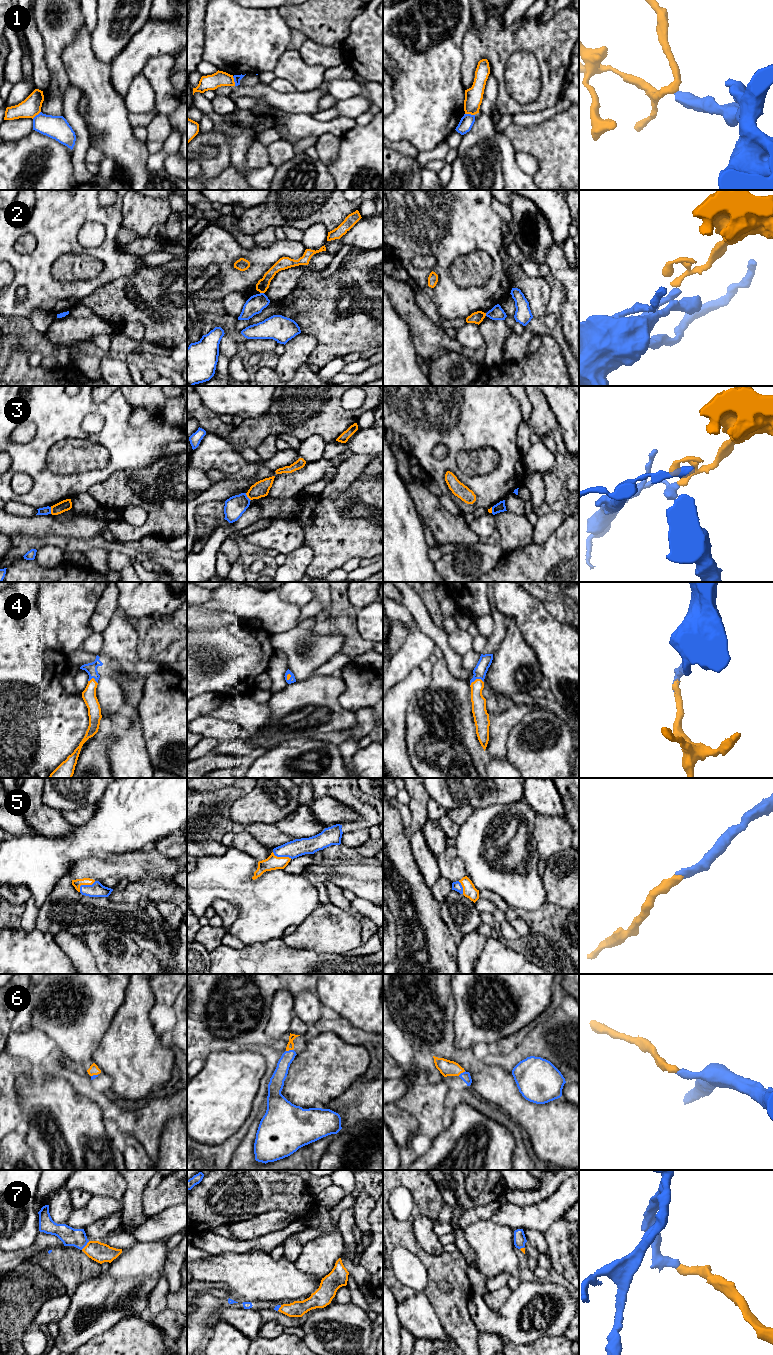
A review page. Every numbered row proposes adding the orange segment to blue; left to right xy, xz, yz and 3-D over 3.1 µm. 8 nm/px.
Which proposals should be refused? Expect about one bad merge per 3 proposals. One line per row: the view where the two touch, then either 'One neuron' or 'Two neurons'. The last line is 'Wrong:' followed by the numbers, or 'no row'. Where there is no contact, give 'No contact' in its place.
1: Touches blue in xz. Two neurons
2: Touches blue in xz. Two neurons
3: Touches blue in xz. Two neurons
4: Touches blue in yz. One neuron
5: Touches blue in xy. One neuron
6: Touches blue in xz. One neuron
7: Touches blue in xy. One neuron
Wrong: 1, 2, 3

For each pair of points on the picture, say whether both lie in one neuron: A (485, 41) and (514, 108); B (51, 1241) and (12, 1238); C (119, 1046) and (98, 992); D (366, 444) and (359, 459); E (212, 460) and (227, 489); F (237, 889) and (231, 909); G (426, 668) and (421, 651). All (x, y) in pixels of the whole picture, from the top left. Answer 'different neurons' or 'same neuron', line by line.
A: same neuron
B: different neurons
C: different neurons
D: different neurons
E: different neurons
F: different neurons
G: different neurons

